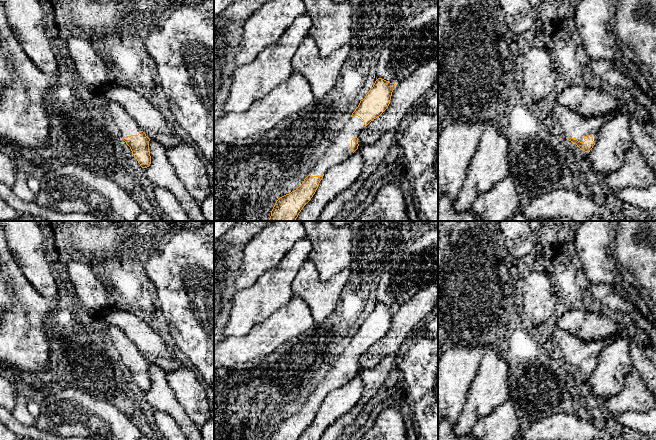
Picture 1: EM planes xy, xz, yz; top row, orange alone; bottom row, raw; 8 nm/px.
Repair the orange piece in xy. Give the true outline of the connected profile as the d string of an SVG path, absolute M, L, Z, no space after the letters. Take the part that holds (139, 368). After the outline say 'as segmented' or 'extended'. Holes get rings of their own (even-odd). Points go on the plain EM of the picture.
M109 325L107 334L120 355L122 363L130 371L140 390L142 392L149 391L151 388L150 363L139 352L136 345L117 326Z; extended

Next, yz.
M622 326L607 337L583 341L565 330L555 328L552 344L561 350L567 364L576 368L581 374L590 376L598 364L603 349L624 334L624 327Z; extended

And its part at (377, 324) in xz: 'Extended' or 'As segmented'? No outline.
Extended

